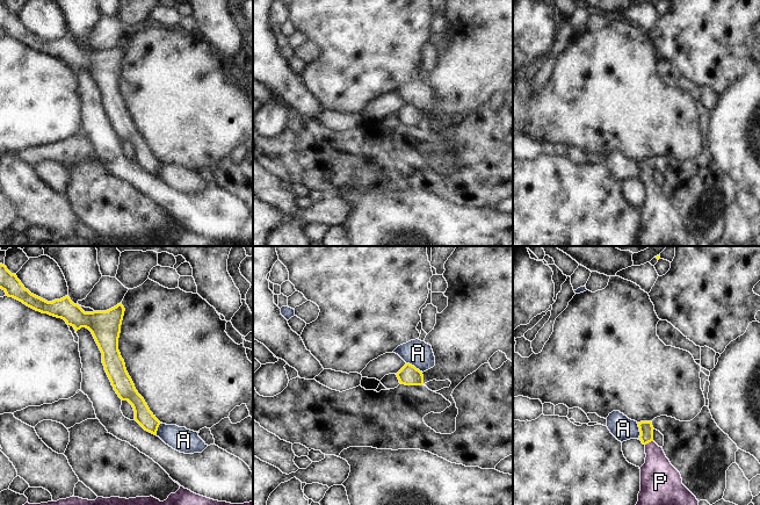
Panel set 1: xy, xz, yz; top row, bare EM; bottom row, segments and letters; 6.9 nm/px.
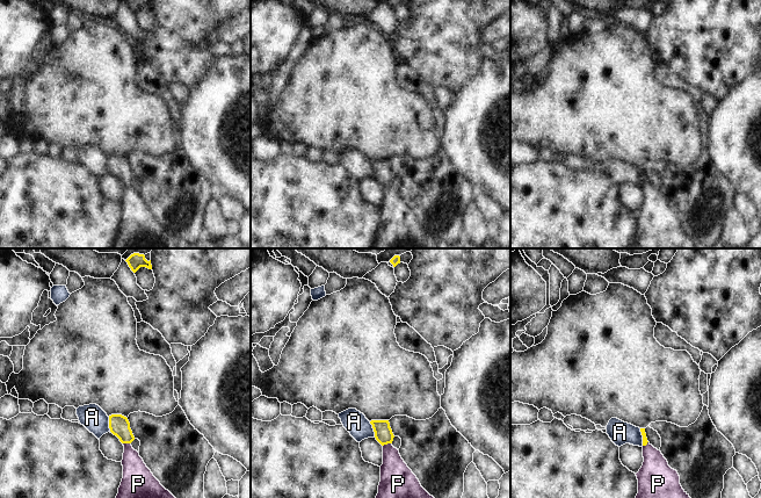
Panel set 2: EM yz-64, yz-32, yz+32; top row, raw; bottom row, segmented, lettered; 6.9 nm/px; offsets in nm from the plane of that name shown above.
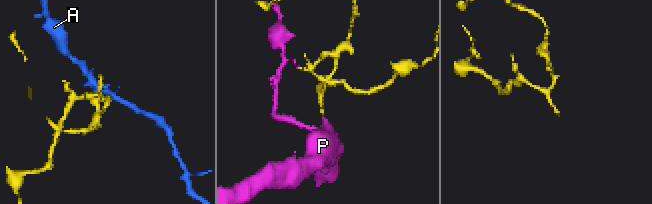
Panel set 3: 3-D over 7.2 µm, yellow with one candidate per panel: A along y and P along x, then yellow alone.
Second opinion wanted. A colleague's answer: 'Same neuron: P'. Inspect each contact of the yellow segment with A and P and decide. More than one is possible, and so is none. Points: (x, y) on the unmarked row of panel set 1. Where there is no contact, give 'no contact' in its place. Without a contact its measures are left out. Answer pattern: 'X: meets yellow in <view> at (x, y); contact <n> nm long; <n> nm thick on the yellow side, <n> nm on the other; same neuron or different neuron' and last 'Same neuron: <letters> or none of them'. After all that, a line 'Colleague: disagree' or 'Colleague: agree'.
A: meets yellow in yz at (639, 171); contact 120 nm long; 100 nm thick on the yellow side, 160 nm on the other; different neuron
P: meets yellow in yz at (649, 181); contact 70 nm long; 100 nm thick on the yellow side, 240 nm on the other; same neuron
Same neuron: P
Colleague: agree

